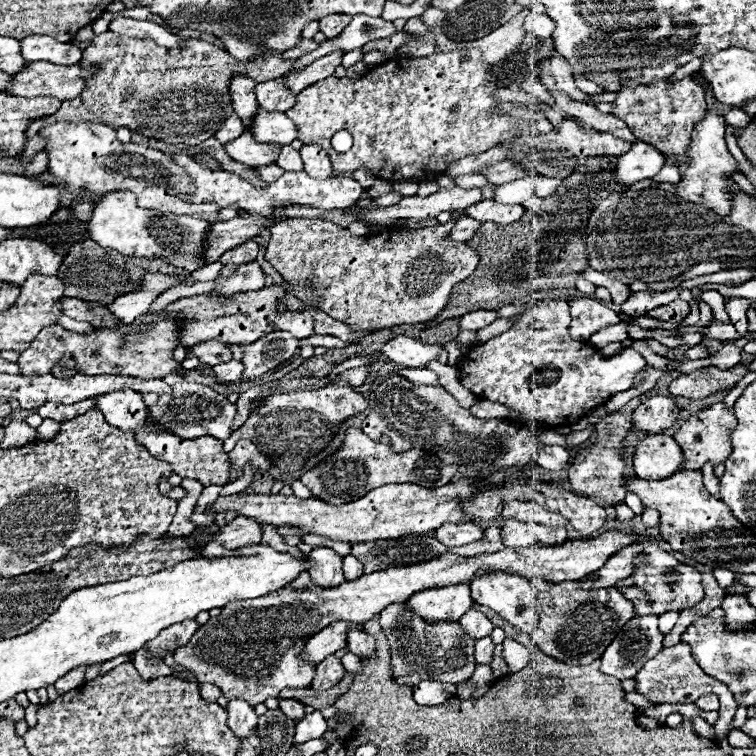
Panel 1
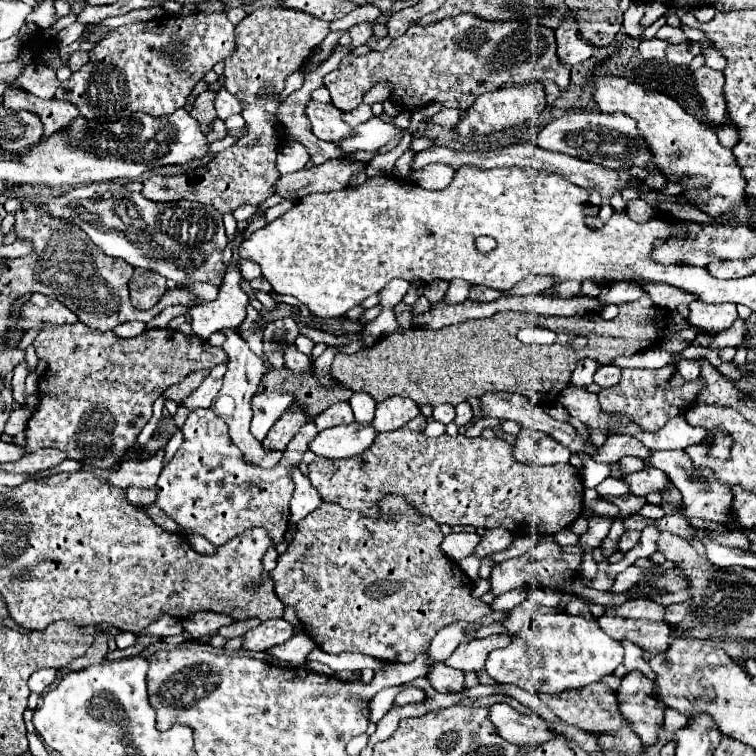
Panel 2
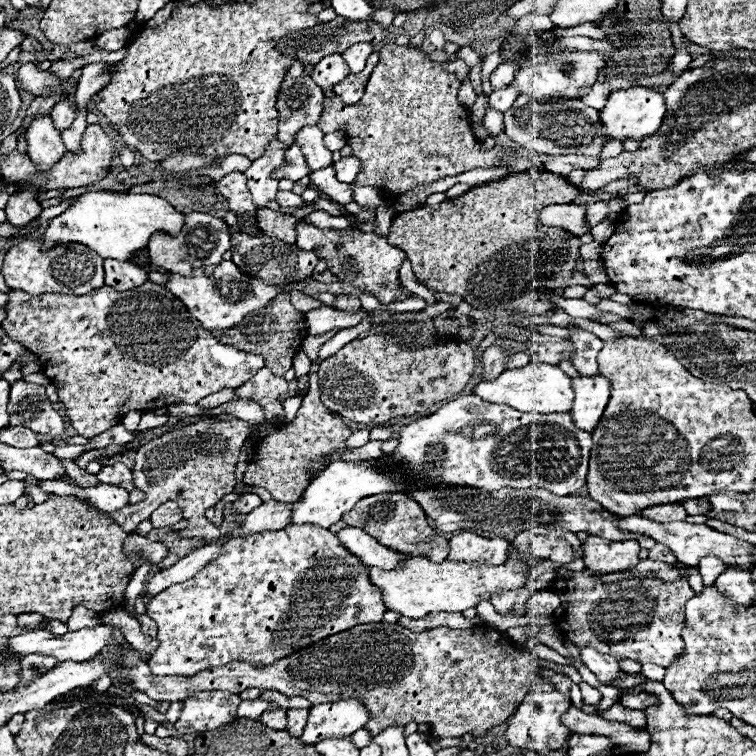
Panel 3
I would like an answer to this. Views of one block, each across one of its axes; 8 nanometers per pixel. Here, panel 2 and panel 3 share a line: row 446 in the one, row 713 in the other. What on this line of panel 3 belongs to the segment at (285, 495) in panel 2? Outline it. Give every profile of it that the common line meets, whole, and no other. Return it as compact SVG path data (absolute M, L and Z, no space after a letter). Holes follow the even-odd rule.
M196 692L182 700L180 718L174 728L182 734L214 730L236 718L240 702L240 694L234 692Z

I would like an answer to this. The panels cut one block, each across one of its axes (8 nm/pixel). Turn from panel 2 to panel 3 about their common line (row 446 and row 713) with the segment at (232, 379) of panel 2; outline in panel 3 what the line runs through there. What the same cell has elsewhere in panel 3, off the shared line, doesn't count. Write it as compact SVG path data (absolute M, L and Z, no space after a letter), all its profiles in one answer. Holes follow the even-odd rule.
M254 698L254 700L242 700L238 706L238 718L250 718L256 720L258 716L262 716L264 712L274 712L280 706L276 702L270 700L262 700L262 698Z

